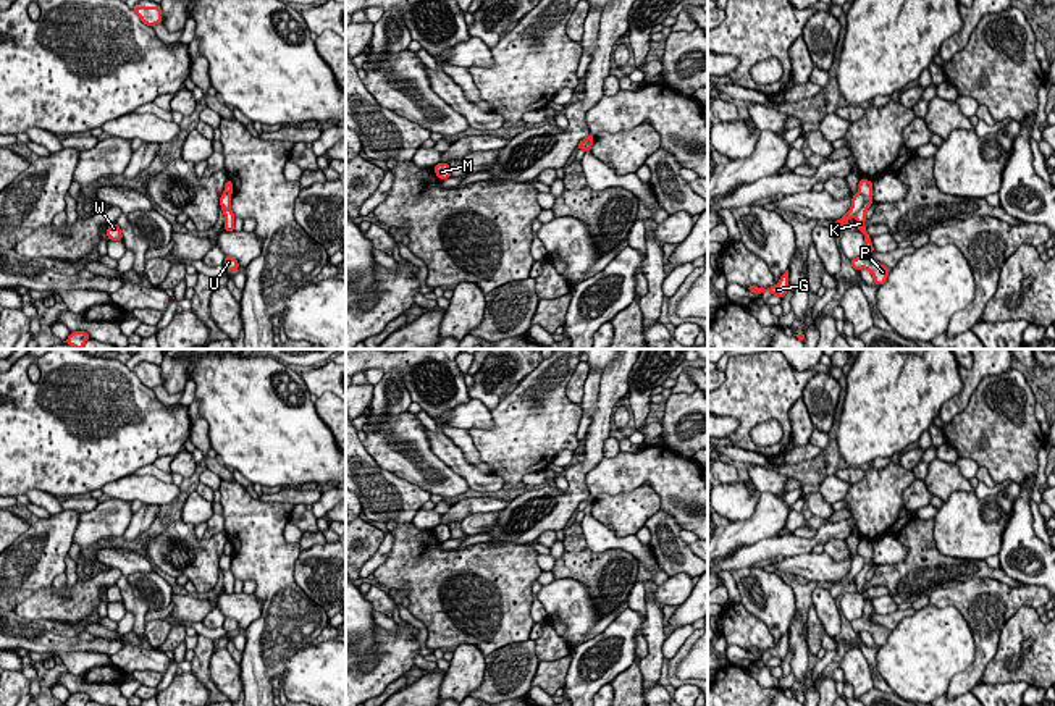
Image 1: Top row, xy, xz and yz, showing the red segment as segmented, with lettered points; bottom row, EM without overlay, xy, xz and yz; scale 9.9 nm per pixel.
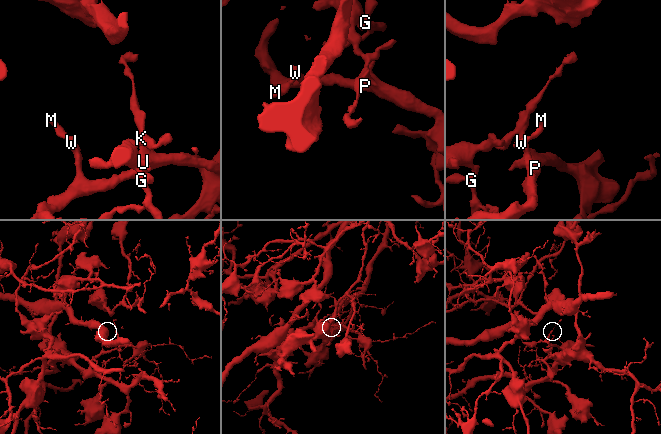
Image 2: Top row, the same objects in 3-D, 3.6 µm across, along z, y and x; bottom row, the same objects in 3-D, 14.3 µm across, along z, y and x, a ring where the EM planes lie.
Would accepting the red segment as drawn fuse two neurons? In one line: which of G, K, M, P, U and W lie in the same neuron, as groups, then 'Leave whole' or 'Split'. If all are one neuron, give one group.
Groups: G / K M P U W. Split

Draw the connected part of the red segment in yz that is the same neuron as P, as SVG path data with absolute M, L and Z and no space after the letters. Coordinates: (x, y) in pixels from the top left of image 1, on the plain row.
M863 540L858 546L858 556L864 557L864 565L858 572L855 580L856 580L856 591L864 596L864 611L863 611L863 616L856 620L851 620L850 625L856 633L861 630L869 632L874 640L876 648L881 648L887 643L890 630L887 630L885 627L882 627L869 619L869 616L876 614L876 612L872 609L871 598L868 596L868 591L864 590L866 574L872 565L872 553L874 553L872 543L868 543L866 540Z

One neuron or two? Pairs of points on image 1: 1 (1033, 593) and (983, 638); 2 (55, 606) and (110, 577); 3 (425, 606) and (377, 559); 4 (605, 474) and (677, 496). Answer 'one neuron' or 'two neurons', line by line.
1: one neuron
2: one neuron
3: two neurons
4: one neuron

